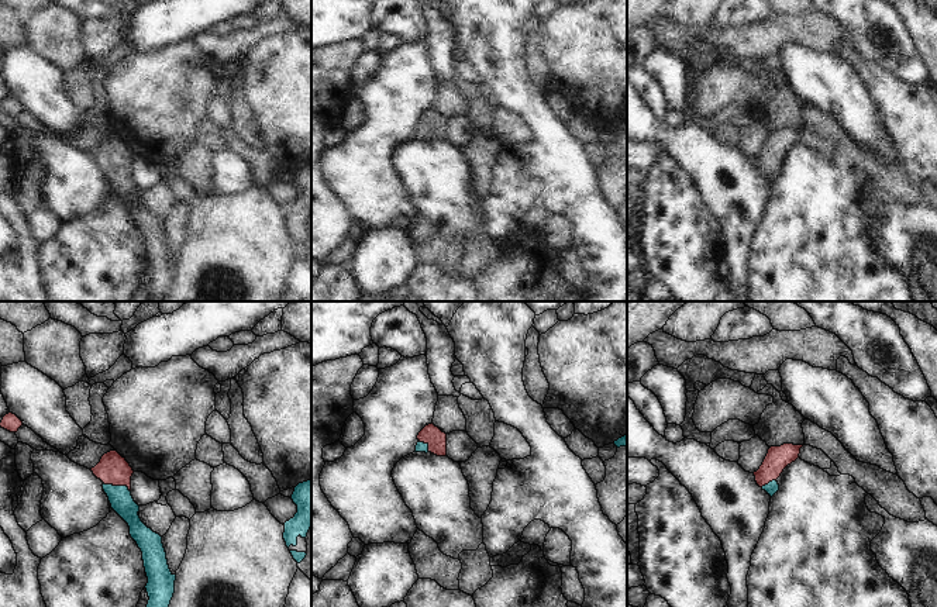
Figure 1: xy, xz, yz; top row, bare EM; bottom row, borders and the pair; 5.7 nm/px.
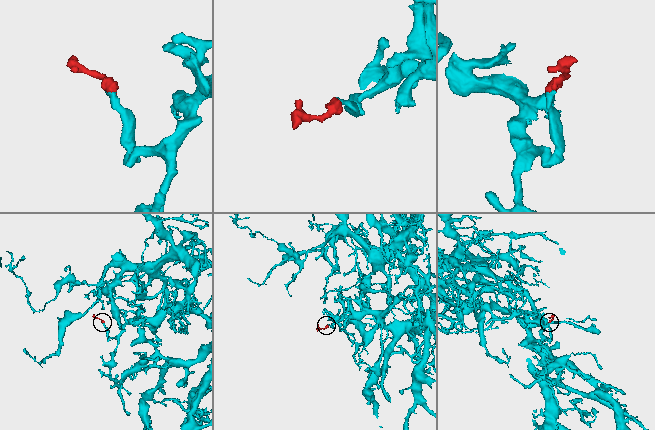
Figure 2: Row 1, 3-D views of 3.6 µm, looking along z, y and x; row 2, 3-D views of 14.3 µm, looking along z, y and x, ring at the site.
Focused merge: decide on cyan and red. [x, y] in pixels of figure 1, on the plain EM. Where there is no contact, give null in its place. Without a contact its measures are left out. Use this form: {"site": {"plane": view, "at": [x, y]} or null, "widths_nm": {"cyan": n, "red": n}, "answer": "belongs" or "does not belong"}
{"site": {"plane": "xy", "at": [117, 171]}, "widths_nm": {"cyan": 130, "red": 180}, "answer": "belongs"}

